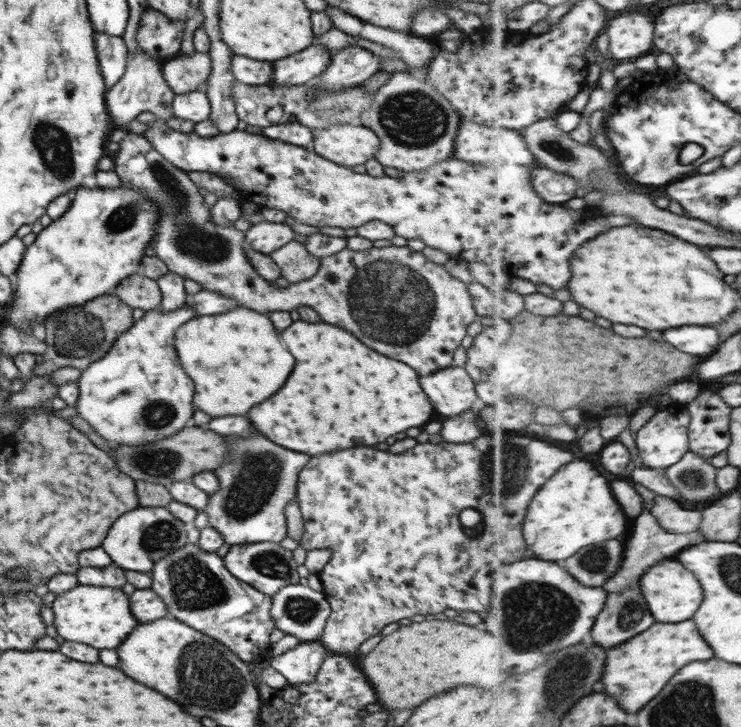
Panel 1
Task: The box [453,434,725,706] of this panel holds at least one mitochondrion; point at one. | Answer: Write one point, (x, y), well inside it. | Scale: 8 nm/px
(539, 613)

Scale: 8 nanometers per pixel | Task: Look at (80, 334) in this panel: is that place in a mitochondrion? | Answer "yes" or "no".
yes

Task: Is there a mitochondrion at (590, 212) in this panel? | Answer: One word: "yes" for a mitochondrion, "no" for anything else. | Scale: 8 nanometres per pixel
no

